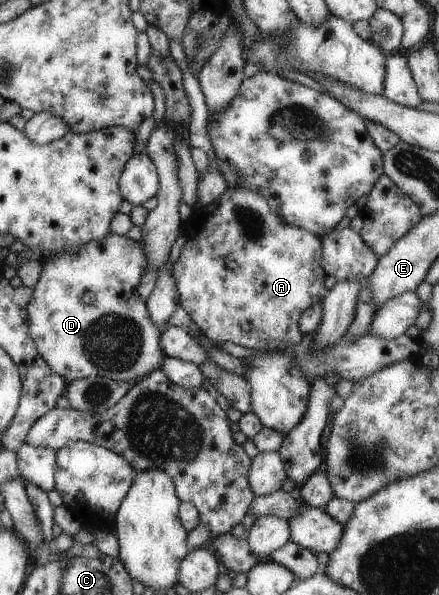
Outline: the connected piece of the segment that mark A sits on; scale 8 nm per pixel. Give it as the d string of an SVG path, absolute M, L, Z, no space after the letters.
M227 187L225 192L220 194L219 198L213 203L207 207L203 207L196 213L192 212L183 222L182 228L185 243L177 261L171 269L175 286L177 286L178 303L187 313L187 316L195 322L195 326L197 326L202 335L208 338L211 344L230 342L234 345L248 348L249 350L267 351L275 349L277 351L284 351L286 348L297 346L297 342L301 342L303 335L298 329L299 317L309 306L319 303L326 290L323 285L325 274L323 270L321 270L321 244L316 235L307 232L307 230L303 230L303 228L289 226L289 224L283 222L279 216L276 217L275 214L269 210L269 206L267 206L267 202L265 202L265 198L263 198L261 194L251 192L251 190L245 190L245 188L234 187Z

